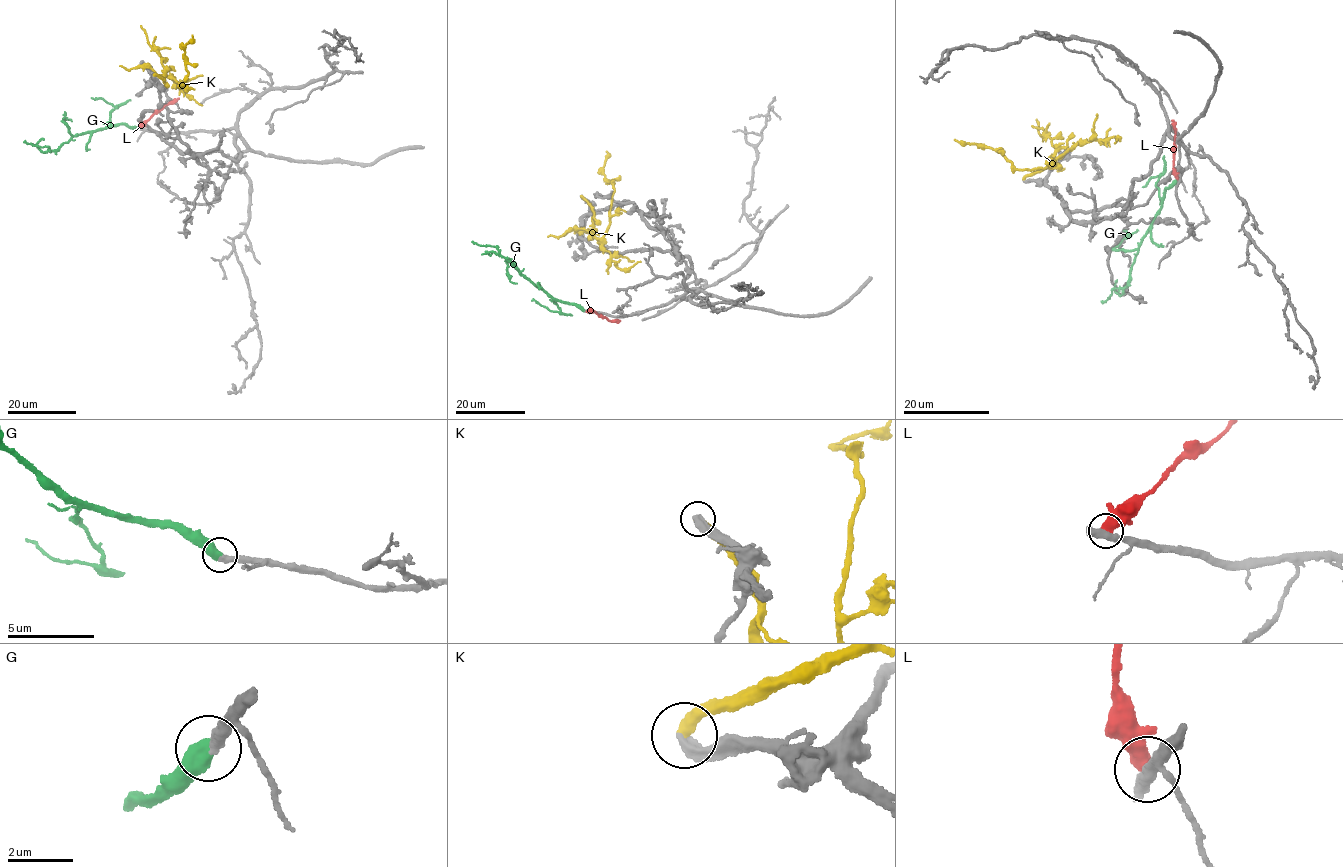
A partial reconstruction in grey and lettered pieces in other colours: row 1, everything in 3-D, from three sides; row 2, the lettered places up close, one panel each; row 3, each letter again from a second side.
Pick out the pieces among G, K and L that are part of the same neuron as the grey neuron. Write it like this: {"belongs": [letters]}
{"belongs": ["G", "K"]}

